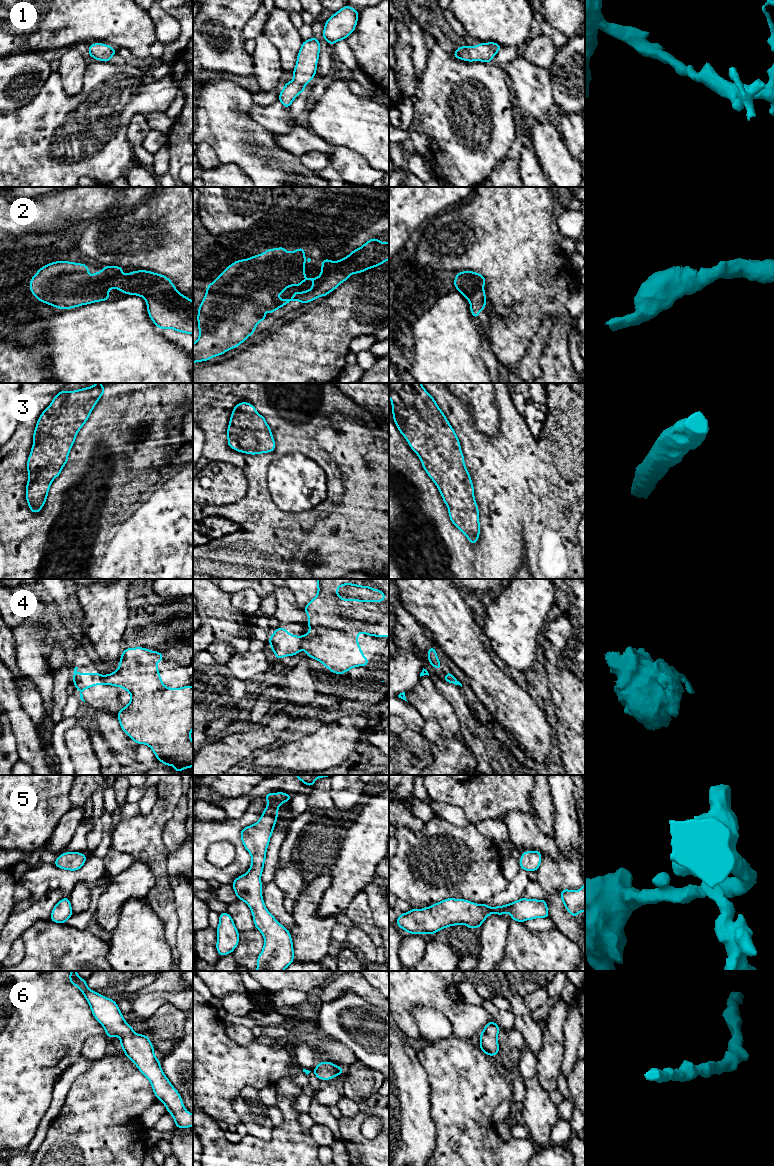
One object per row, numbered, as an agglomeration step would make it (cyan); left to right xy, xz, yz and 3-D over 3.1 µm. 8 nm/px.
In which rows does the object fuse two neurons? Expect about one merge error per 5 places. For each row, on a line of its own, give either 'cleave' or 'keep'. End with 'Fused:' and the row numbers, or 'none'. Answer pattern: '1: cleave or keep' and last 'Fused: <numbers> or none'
1: keep
2: keep
3: keep
4: cleave
5: keep
6: keep
Fused: 4

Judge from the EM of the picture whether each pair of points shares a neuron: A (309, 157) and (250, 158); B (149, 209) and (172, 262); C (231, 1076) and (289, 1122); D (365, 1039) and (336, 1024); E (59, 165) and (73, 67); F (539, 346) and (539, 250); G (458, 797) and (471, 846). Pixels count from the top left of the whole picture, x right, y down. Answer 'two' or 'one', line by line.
A: two
B: one
C: two
D: one
E: two
F: two
G: two

